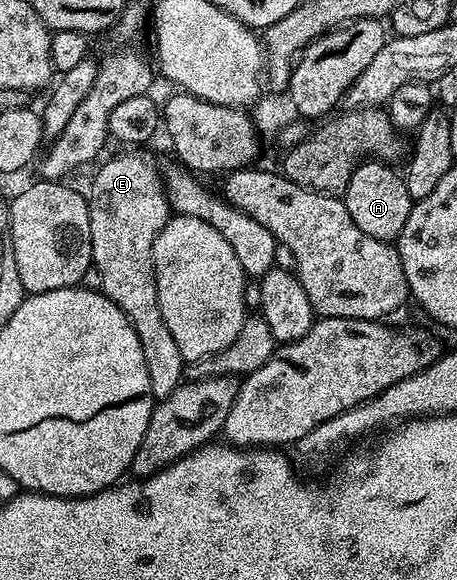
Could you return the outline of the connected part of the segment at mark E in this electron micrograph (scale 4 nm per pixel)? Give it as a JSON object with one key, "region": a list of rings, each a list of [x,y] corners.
{"region":[[[136,149],[125,150],[125,155],[116,155],[108,159],[96,171],[92,184],[86,190],[88,212],[90,213],[90,241],[92,242],[92,265],[96,266],[102,277],[100,290],[134,325],[138,341],[142,341],[142,357],[146,357],[146,373],[150,377],[150,389],[153,400],[159,401],[174,393],[174,389],[186,375],[186,360],[182,357],[174,336],[166,321],[162,321],[162,309],[158,309],[156,292],[156,274],[152,268],[152,250],[158,233],[168,224],[170,206],[168,193],[165,191],[165,176],[144,155]]]}

